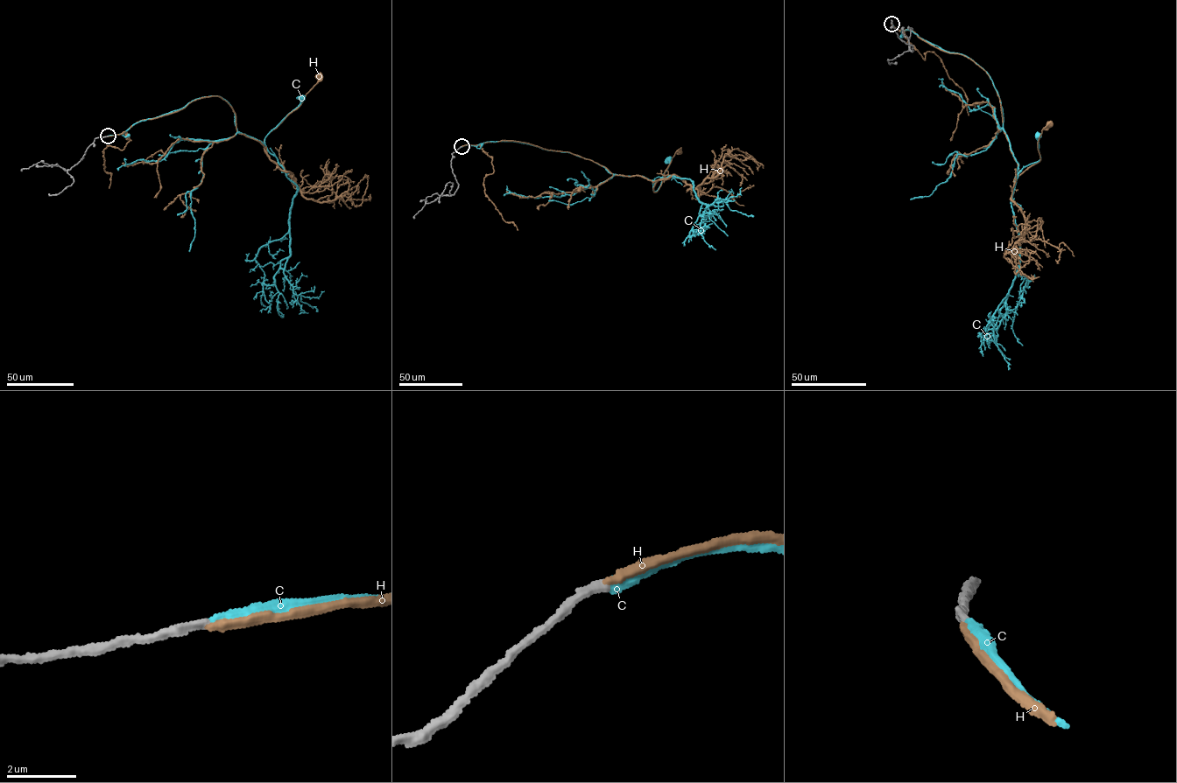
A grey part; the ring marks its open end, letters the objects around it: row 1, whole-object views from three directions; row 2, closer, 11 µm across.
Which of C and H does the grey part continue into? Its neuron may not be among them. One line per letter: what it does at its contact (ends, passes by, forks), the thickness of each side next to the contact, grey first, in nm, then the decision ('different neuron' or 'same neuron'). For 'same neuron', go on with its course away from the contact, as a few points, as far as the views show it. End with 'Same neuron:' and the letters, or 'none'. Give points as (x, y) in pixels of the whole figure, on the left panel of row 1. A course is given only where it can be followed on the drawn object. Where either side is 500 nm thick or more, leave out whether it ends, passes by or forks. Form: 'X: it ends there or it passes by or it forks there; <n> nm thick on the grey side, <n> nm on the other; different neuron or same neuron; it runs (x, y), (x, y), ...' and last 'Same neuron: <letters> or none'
C: it ends there; 280 nm thick on the grey side, 360 nm on the other; same neuron; it runs (108, 136), (214, 95), (230, 105), (237, 130), (258, 140), (269, 152), (266, 136), (301, 97)
H: it ends there; 280 nm thick on the grey side, 240 nm on the other; different neuron
Same neuron: C

